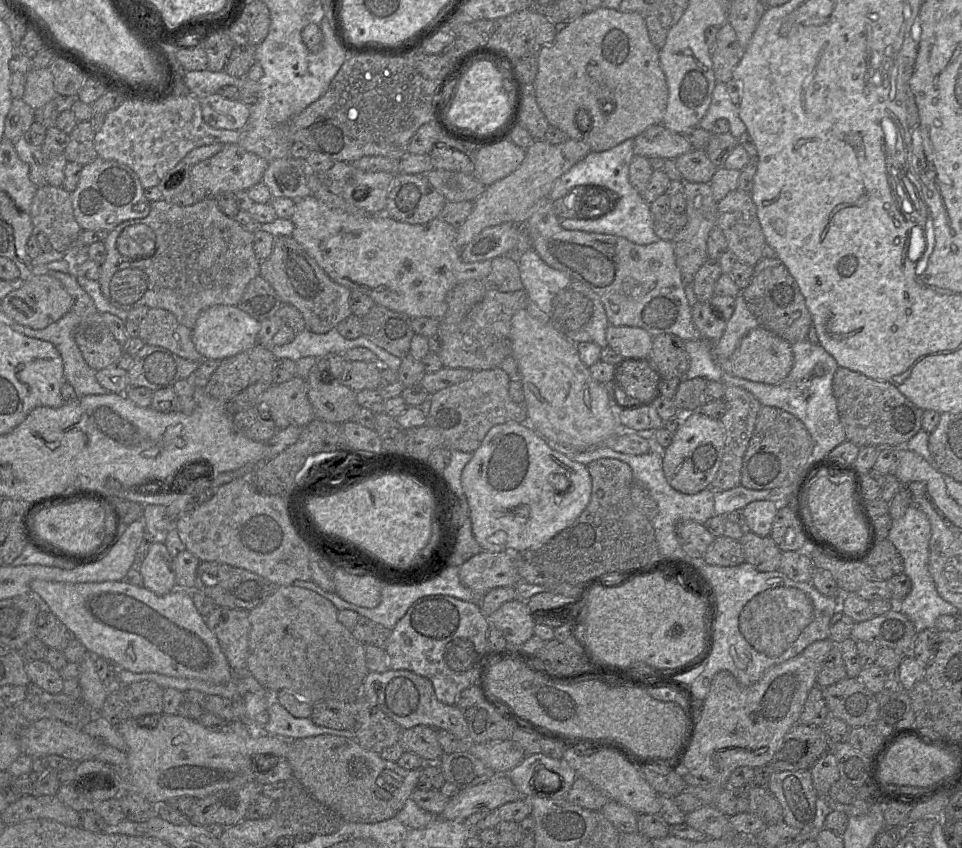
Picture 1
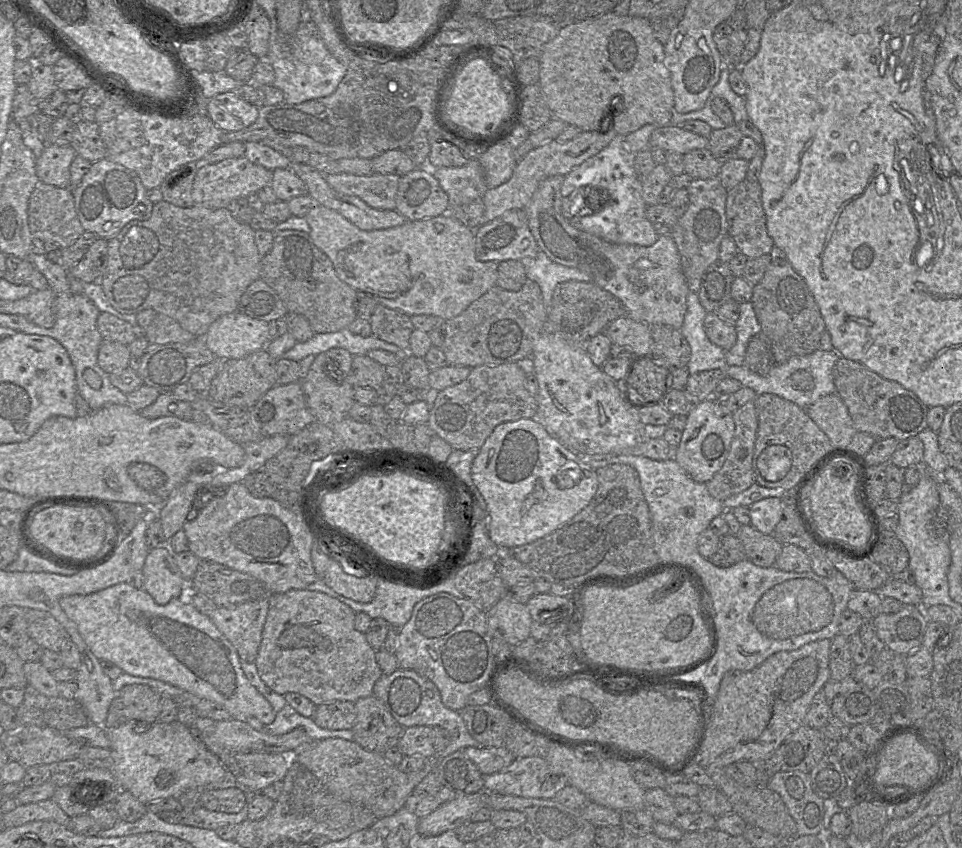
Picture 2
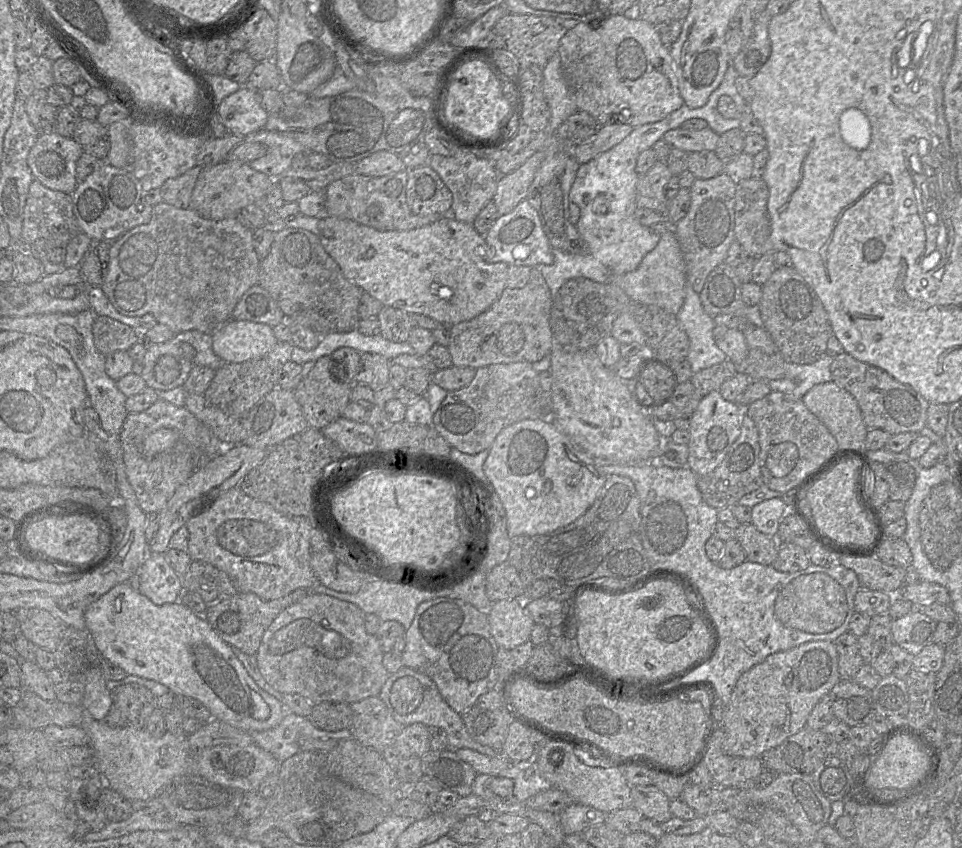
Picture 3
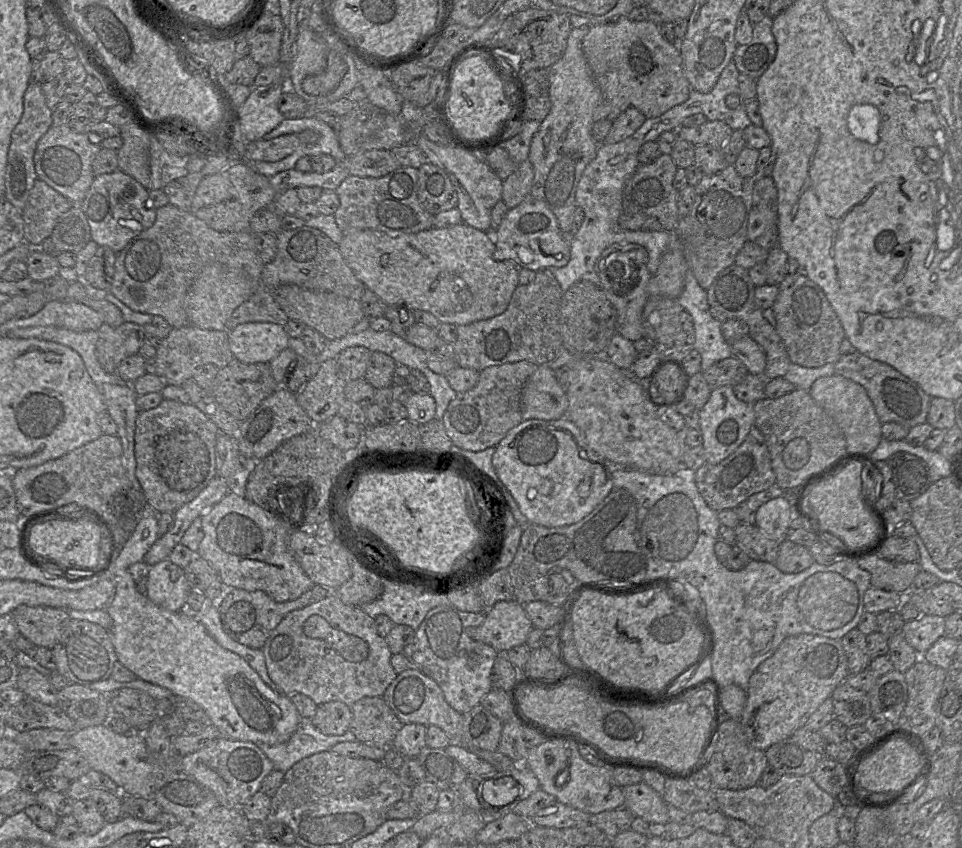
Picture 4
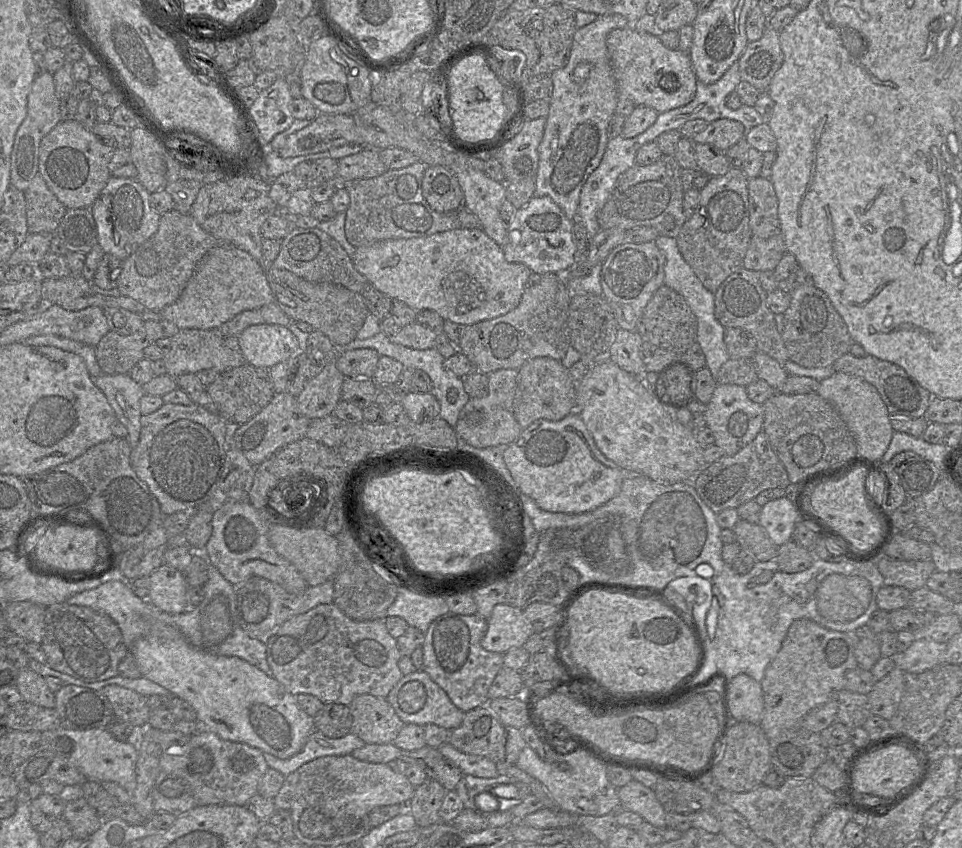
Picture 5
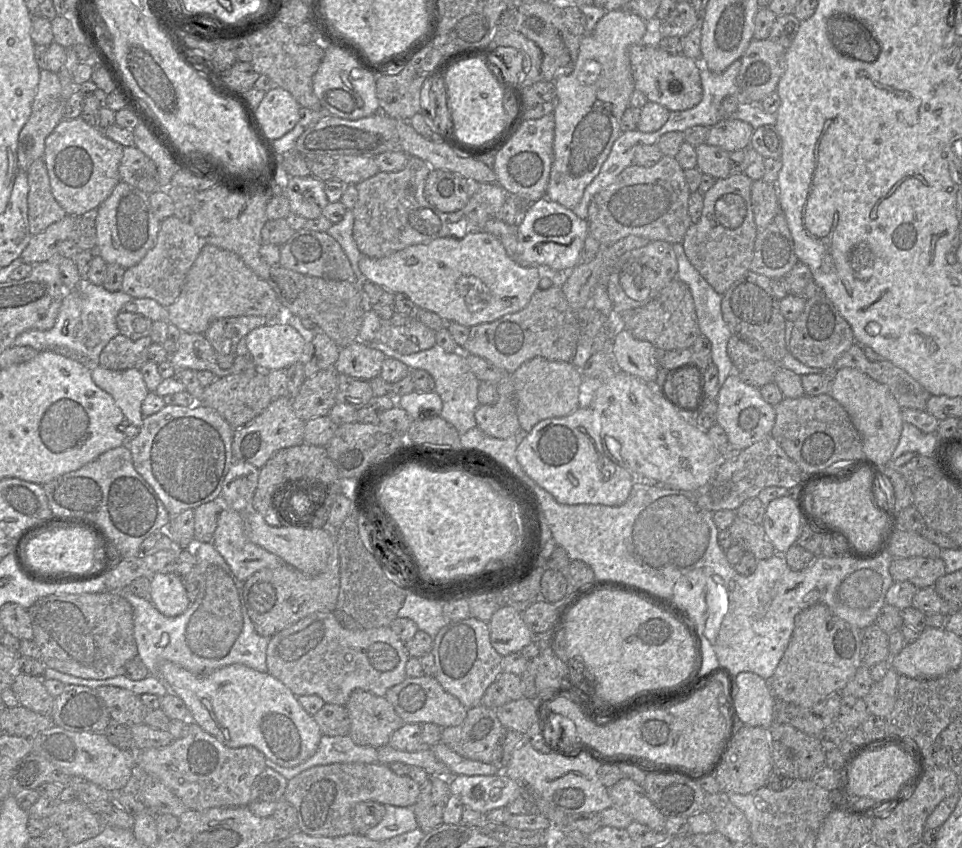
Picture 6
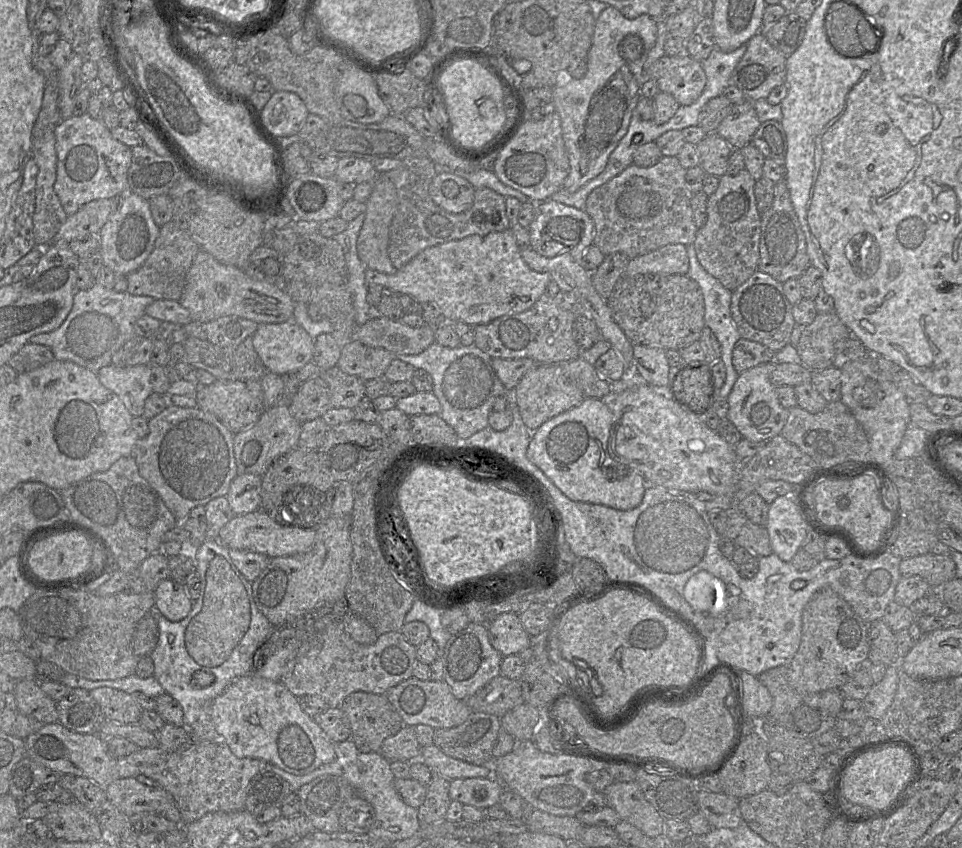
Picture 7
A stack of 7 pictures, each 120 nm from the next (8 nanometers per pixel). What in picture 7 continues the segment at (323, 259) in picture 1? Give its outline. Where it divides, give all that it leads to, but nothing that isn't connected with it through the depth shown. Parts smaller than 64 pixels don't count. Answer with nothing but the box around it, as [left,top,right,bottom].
[365,229,552,326]

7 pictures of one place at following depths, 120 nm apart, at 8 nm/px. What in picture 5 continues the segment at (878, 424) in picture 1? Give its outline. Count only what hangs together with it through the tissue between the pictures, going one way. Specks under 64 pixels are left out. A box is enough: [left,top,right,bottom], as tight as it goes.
[832,353,932,418]

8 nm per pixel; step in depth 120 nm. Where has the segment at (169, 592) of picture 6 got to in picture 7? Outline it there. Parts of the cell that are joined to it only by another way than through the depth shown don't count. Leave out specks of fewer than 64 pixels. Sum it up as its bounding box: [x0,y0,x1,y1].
[153,578,191,622]

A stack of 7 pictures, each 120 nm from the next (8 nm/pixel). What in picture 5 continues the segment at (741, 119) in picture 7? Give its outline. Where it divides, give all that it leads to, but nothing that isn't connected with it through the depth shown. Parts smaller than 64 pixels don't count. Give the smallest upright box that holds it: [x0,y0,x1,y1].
[692,119,747,151]

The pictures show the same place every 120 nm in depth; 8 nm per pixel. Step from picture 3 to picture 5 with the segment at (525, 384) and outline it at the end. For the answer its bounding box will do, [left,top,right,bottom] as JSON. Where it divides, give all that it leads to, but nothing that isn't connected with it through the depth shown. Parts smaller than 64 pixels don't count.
[454,369,522,448]

